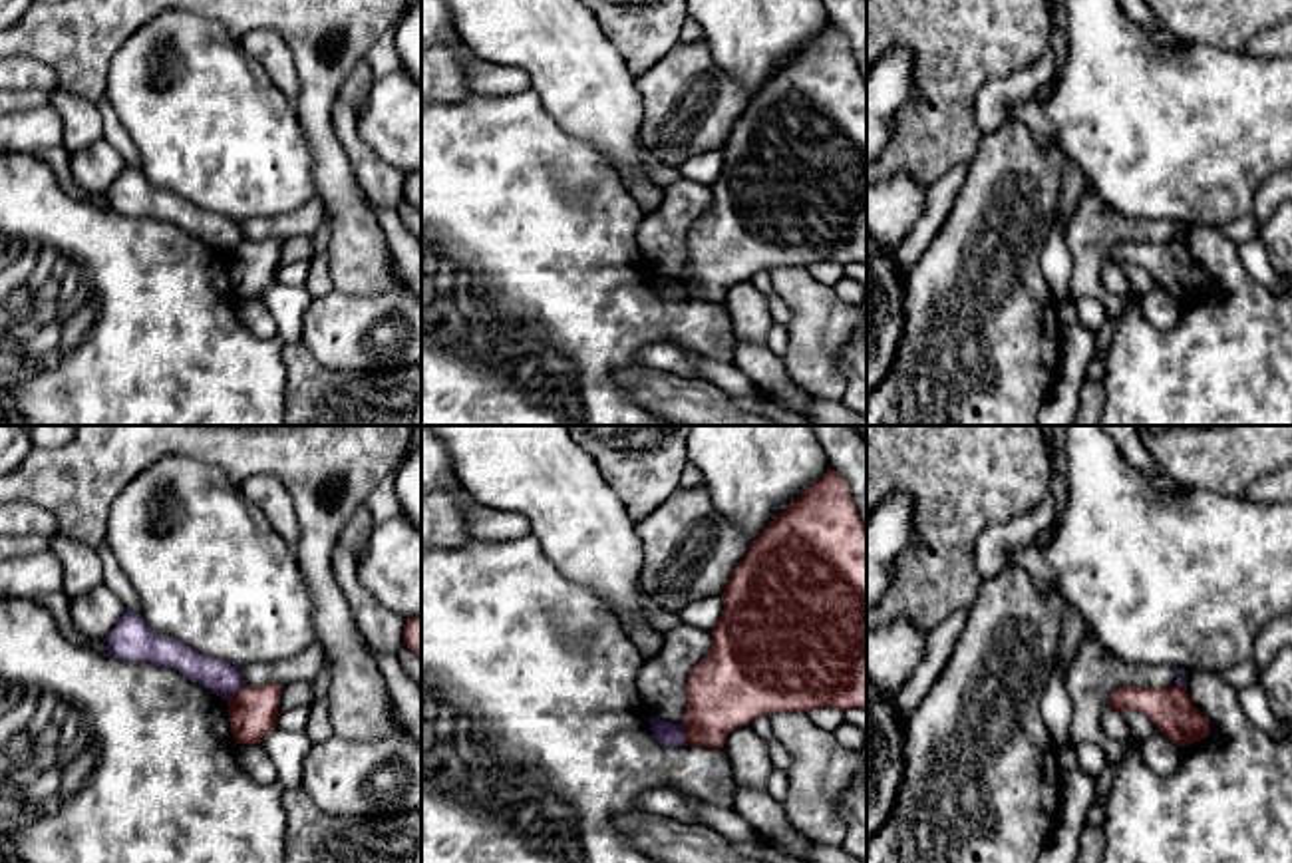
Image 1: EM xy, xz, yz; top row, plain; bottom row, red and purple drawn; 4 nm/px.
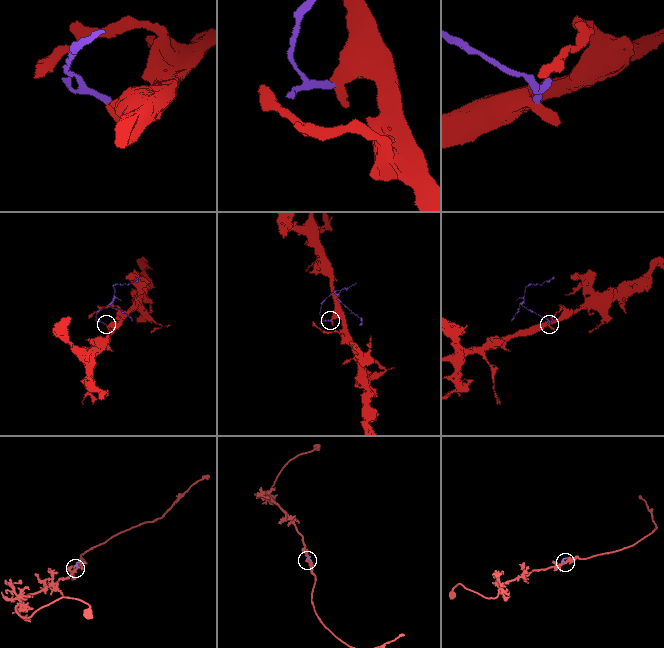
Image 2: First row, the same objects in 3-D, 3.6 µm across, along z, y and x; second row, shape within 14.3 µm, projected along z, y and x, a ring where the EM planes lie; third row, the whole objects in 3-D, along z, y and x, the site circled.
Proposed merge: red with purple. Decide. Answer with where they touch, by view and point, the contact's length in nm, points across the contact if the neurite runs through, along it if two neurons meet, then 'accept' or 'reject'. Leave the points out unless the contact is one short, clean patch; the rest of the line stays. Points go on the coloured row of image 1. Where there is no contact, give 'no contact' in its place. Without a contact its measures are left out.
meets red in xz at (686, 734); contact 90 nm long; border along xz (678, 724), (684, 730), (686, 744); reject

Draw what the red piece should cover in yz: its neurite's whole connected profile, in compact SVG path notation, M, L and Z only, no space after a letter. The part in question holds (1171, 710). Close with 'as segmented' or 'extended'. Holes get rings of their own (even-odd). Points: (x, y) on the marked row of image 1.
M1123 686L1109 696L1113 710L1139 710L1173 740L1185 748L1209 736L1209 720L1193 706L1185 686L1141 688Z | as segmented

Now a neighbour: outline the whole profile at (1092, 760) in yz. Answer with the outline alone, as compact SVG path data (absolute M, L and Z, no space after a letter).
M1091 742L1075 746L1075 756L1077 756L1077 770L1081 770L1087 777L1093 779L1107 766L1105 752Z

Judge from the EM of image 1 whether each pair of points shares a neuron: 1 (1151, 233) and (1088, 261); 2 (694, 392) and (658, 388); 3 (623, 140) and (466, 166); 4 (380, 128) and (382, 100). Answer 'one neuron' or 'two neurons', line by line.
1: one neuron
2: one neuron
3: two neurons
4: one neuron

